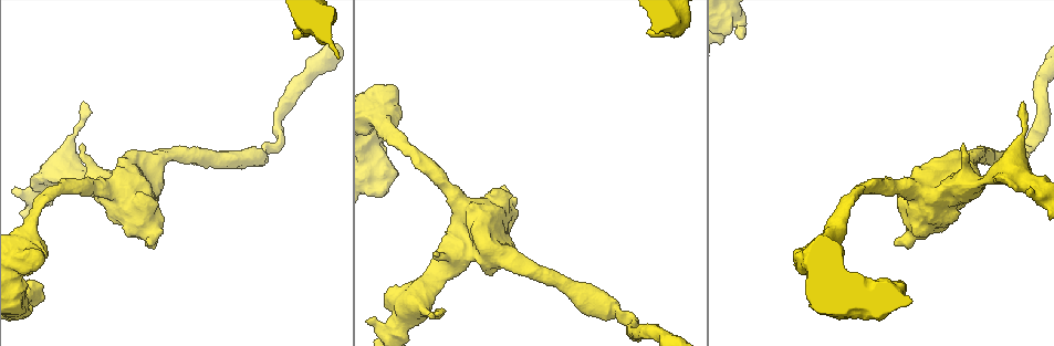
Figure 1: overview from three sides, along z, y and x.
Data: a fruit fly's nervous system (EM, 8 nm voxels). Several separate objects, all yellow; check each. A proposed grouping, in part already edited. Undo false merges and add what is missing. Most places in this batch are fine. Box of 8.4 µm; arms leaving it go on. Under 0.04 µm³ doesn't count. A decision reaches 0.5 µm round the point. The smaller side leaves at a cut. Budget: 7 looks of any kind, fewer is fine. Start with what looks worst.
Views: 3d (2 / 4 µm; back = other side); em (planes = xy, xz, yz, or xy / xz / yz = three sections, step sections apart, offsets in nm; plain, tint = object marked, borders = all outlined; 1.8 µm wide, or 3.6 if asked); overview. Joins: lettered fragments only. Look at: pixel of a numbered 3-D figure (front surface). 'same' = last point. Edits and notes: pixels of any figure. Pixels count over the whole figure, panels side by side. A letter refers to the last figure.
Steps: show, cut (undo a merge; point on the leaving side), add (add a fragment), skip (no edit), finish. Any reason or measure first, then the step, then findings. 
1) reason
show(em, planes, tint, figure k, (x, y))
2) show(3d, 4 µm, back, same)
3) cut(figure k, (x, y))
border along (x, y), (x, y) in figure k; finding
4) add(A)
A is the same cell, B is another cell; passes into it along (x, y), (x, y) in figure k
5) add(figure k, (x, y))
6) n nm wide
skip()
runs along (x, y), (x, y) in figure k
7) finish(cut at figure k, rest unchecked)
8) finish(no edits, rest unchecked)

stops while still wide
show(3d, 4 µm, figure 1, (742, 35))

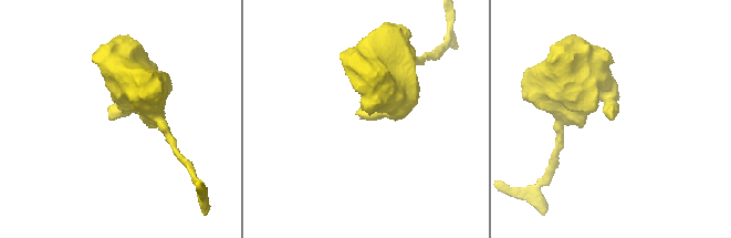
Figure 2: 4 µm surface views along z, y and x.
show(em, planes, borders, figure 2, (374, 118))

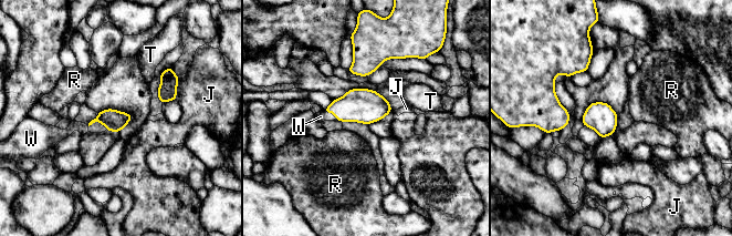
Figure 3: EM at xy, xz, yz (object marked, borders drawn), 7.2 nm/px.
add(W)
W is the same cell, J, R and T are other cells; it goes on there

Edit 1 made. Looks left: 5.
stops while still wide
show(em, 3.6 µm, planes, borders, figure 1, (397, 88))

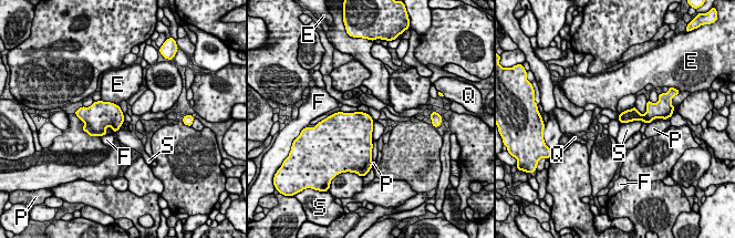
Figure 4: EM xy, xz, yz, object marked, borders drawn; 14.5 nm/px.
skip()
E, F, P, Q and S are other cells; border along (643, 122), (629, 121), (620, 123) in figure 4; no lettered fragment goes on from it

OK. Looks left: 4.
finish(add at figure 3, rest unchecked)

